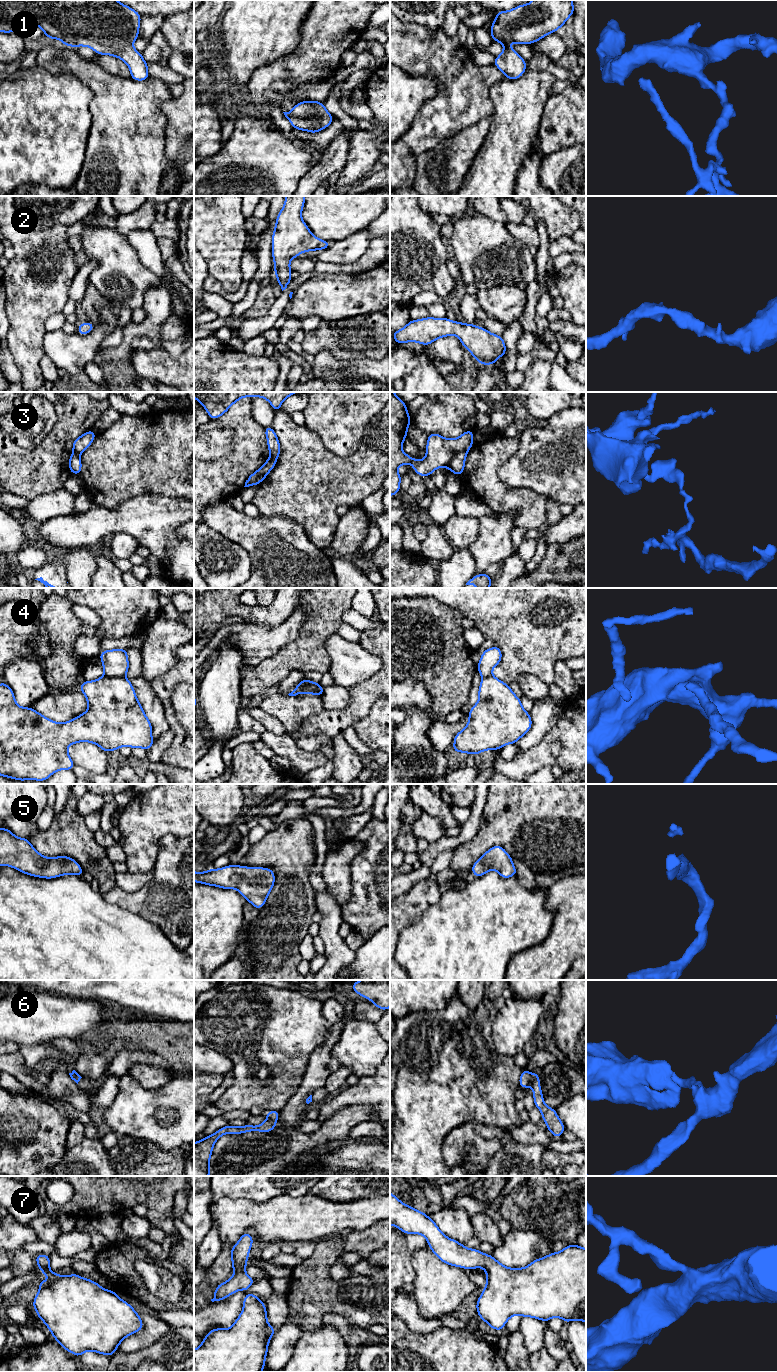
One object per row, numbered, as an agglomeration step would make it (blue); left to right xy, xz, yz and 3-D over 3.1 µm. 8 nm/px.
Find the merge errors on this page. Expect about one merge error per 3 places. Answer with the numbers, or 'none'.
3, 4, 6

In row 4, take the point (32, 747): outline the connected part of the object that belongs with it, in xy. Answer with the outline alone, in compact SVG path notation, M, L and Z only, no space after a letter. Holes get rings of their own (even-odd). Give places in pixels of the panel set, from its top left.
M102 676L92 681L83 681L79 687L88 702L85 713L65 722L58 723L48 719L32 707L20 707L14 692L3 681L0 683L0 775L19 781L46 781L58 770L73 770L74 762L68 754L68 746L78 742L91 742L103 751L111 752L123 746L149 750L154 744L152 724L137 699L132 683L124 677Z

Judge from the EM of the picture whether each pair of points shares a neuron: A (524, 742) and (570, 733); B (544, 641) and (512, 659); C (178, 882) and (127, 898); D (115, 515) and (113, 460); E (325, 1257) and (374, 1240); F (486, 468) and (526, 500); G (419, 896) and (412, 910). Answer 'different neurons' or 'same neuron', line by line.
A: different neurons
B: same neuron
C: same neuron
D: different neurons
E: different neurons
F: same neuron
G: same neuron

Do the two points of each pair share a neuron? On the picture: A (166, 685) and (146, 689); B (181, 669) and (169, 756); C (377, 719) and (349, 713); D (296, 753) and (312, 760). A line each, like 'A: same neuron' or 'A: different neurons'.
A: different neurons
B: same neuron
C: different neurons
D: same neuron

